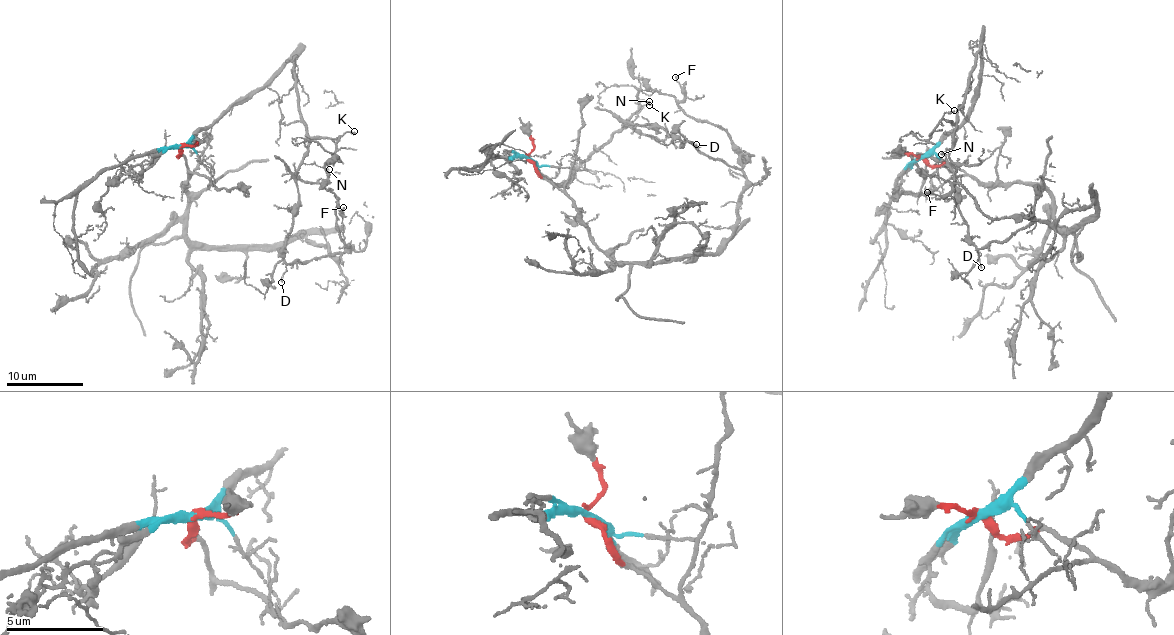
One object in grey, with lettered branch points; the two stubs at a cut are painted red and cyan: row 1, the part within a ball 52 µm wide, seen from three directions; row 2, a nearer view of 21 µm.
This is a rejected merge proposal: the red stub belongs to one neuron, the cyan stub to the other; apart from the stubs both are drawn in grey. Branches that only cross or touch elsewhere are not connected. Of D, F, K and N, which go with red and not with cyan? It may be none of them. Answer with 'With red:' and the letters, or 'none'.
With red: D, F

